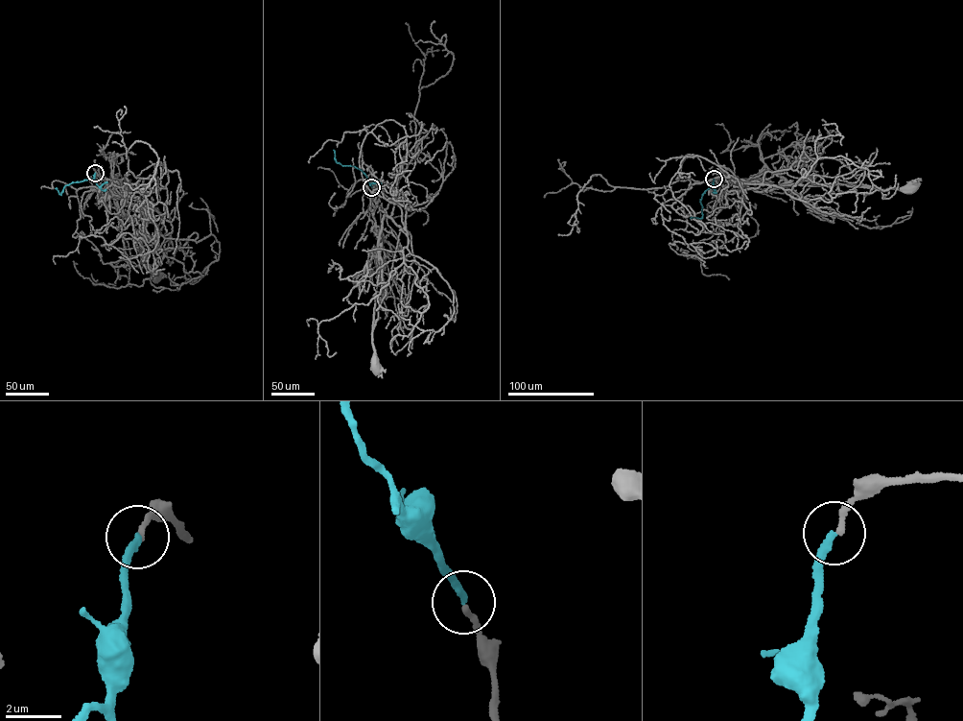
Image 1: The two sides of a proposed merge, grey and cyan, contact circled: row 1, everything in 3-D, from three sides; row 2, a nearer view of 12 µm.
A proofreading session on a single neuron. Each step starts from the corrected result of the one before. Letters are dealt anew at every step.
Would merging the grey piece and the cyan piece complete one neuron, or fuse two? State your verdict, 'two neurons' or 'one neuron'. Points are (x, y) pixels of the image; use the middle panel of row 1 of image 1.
two neurons

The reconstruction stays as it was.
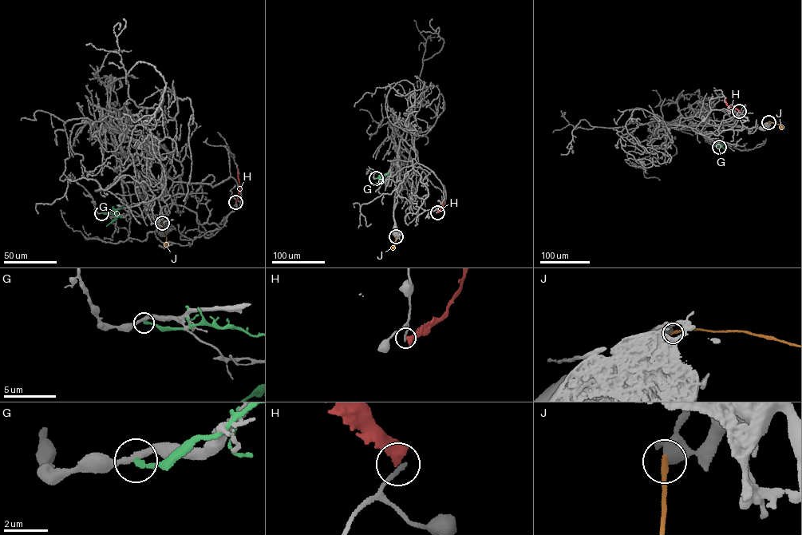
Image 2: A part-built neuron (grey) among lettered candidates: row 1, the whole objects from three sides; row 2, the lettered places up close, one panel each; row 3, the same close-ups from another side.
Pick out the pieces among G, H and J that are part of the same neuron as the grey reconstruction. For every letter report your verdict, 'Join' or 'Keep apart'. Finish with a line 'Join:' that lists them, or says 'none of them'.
G: Keep apart
H: Keep apart
J: Keep apart
Join: none of them

